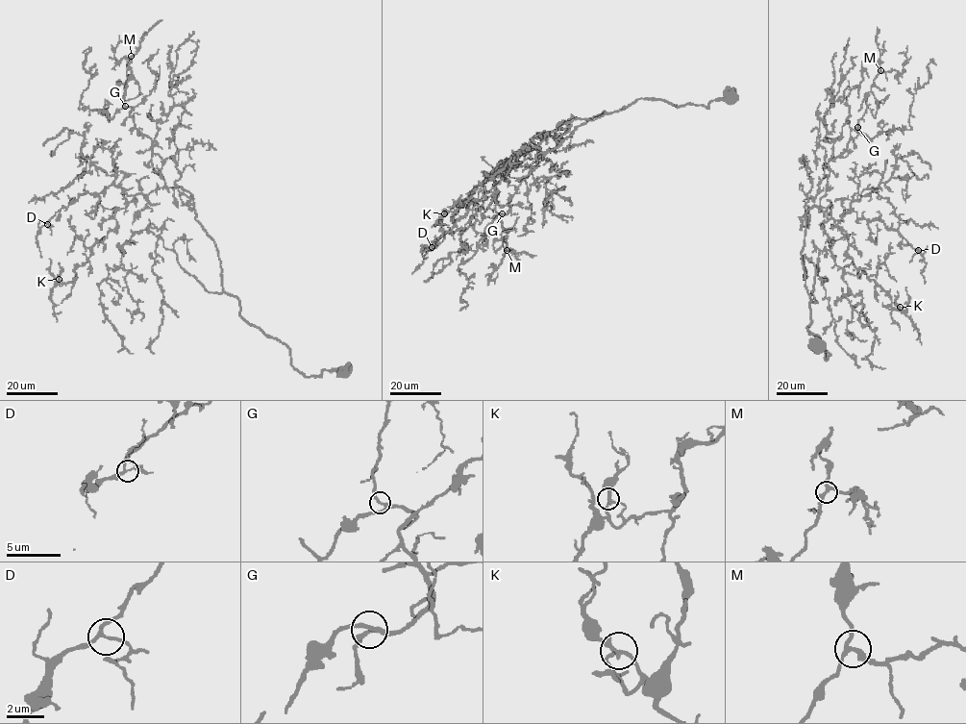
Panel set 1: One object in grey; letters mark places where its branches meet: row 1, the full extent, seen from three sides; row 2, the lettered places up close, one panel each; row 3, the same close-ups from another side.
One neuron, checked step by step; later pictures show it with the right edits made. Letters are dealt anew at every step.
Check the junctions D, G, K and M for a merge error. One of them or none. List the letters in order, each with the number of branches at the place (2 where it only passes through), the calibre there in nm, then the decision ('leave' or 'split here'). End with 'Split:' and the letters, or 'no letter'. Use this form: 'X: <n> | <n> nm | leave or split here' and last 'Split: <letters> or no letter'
D: 3 | 170 nm | leave
G: 3 | 200 nm | leave
K: 3 | 190 nm | leave
M: 3 | 200 nm | leave
Split: no letter

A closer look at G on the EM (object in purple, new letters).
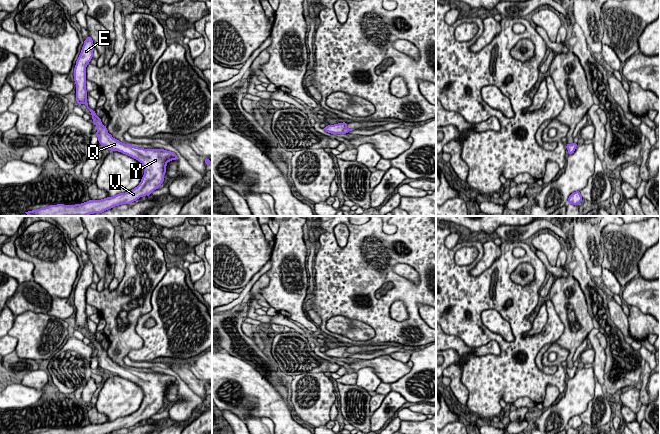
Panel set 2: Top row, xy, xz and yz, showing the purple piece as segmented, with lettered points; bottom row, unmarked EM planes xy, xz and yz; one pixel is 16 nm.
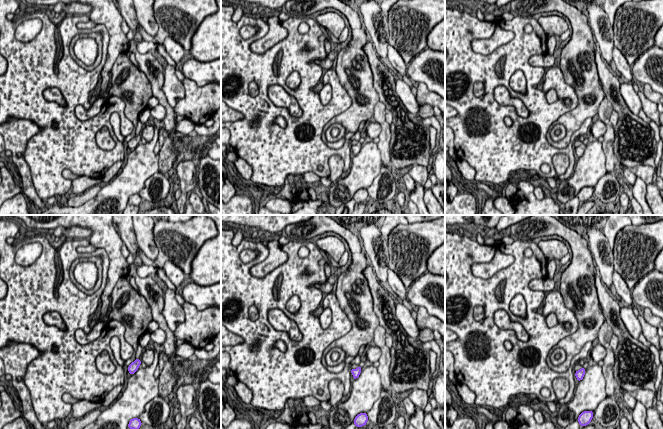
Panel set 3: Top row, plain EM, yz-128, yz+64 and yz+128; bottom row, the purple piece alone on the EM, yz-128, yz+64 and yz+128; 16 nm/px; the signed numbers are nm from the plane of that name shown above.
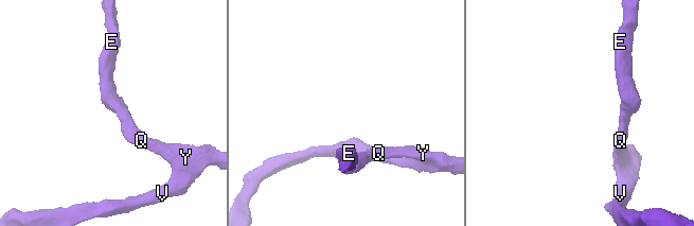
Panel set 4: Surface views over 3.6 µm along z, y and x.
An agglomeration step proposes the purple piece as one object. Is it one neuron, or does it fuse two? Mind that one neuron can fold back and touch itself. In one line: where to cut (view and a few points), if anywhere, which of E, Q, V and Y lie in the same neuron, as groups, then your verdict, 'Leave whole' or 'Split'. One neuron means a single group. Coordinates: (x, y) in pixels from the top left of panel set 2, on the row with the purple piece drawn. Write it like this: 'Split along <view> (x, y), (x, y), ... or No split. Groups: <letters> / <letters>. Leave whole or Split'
No split. Groups: E Q V Y. Leave whole

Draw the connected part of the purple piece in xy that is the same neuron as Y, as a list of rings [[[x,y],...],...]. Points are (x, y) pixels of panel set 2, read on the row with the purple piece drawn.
[[[88,36],[88,37],[84,40],[84,45],[83,45],[83,47],[82,47],[81,53],[80,53],[80,55],[79,55],[79,57],[78,57],[78,59],[77,59],[77,61],[76,61],[76,65],[75,65],[75,68],[74,68],[74,81],[75,81],[75,84],[76,84],[76,86],[75,86],[75,87],[76,87],[76,90],[75,90],[75,92],[76,92],[76,102],[78,103],[78,105],[85,104],[85,105],[87,106],[87,108],[90,110],[91,115],[92,115],[92,119],[93,119],[93,124],[97,126],[96,135],[97,135],[97,137],[98,137],[99,143],[100,143],[103,147],[106,147],[107,149],[109,149],[109,150],[111,150],[111,151],[122,152],[123,154],[126,154],[126,155],[128,155],[128,156],[130,156],[130,157],[132,157],[132,158],[138,160],[138,161],[142,164],[142,166],[143,166],[143,168],[144,168],[144,171],[145,171],[145,172],[144,172],[144,175],[143,175],[143,177],[142,177],[141,182],[139,183],[139,185],[138,185],[137,187],[135,187],[134,189],[132,189],[131,191],[128,191],[128,192],[125,192],[125,193],[120,193],[120,194],[117,194],[117,195],[115,195],[115,196],[113,196],[113,197],[107,197],[107,198],[104,198],[104,199],[101,199],[101,200],[89,200],[89,201],[84,202],[84,203],[81,203],[81,204],[75,204],[75,205],[64,205],[64,204],[50,205],[50,206],[45,207],[45,208],[40,208],[40,209],[37,209],[37,210],[32,210],[32,211],[27,211],[27,212],[25,212],[28,216],[86,216],[86,215],[90,215],[90,214],[94,214],[94,213],[102,213],[102,212],[104,212],[104,211],[106,211],[106,210],[108,210],[108,209],[111,209],[111,208],[113,208],[113,207],[115,207],[115,206],[119,206],[119,205],[122,205],[122,204],[130,204],[130,203],[136,201],[137,199],[139,199],[140,197],[143,197],[143,196],[145,196],[145,195],[150,196],[150,194],[151,194],[154,190],[160,188],[161,184],[162,184],[163,181],[164,181],[164,175],[165,175],[165,173],[166,173],[166,166],[167,166],[167,163],[170,162],[170,161],[172,161],[172,160],[178,160],[177,155],[176,155],[176,153],[174,153],[174,152],[167,151],[167,150],[164,150],[164,149],[144,149],[144,148],[135,147],[135,146],[132,146],[132,145],[130,145],[130,144],[125,144],[125,143],[120,142],[119,140],[113,138],[112,135],[108,133],[107,127],[104,126],[104,125],[102,124],[102,122],[101,122],[101,118],[99,118],[99,117],[96,115],[96,113],[95,113],[94,110],[92,110],[92,109],[90,109],[90,108],[88,107],[88,103],[87,103],[87,94],[88,94],[88,92],[87,92],[87,90],[86,90],[86,81],[87,81],[87,80],[86,80],[86,67],[87,67],[87,65],[90,63],[91,59],[93,58],[93,51],[94,51],[93,40],[92,40],[92,38],[91,38],[90,36]]]

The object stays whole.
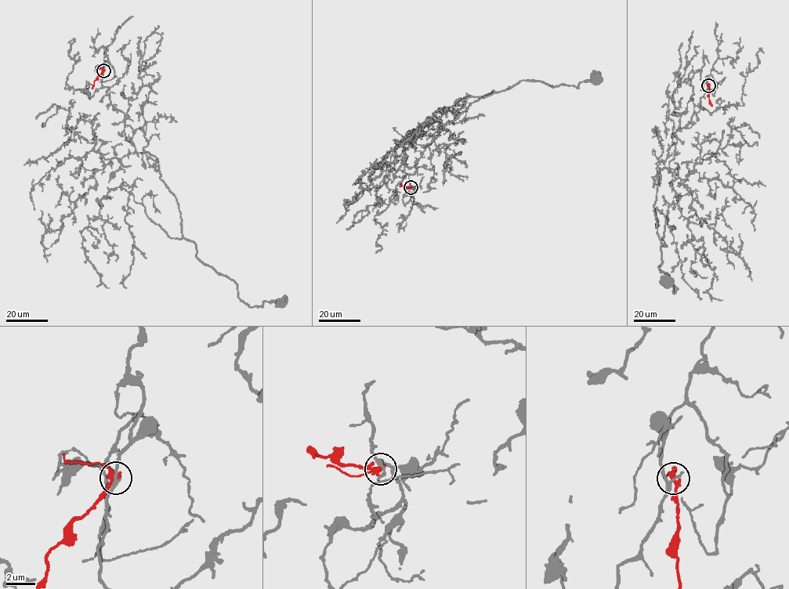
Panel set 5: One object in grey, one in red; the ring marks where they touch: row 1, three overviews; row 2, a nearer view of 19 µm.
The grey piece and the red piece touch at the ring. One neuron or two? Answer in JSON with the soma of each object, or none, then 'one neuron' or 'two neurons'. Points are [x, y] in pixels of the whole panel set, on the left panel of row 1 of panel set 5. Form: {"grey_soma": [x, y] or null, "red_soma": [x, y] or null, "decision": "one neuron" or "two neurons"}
{"grey_soma": [282, 302], "red_soma": null, "decision": "two neurons"}

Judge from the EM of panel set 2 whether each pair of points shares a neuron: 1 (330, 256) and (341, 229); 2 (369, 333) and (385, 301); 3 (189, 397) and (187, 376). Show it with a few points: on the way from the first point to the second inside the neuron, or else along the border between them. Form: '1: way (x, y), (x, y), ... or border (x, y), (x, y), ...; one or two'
1: border (334, 226), (335, 240), (342, 248); two
2: border (350, 318), (368, 324), (374, 330), (375, 335); two
3: border (170, 369), (201, 397); two

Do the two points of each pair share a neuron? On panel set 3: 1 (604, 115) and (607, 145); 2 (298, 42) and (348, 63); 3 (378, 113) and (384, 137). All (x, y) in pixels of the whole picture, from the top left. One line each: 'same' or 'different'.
1: same
2: different
3: same

